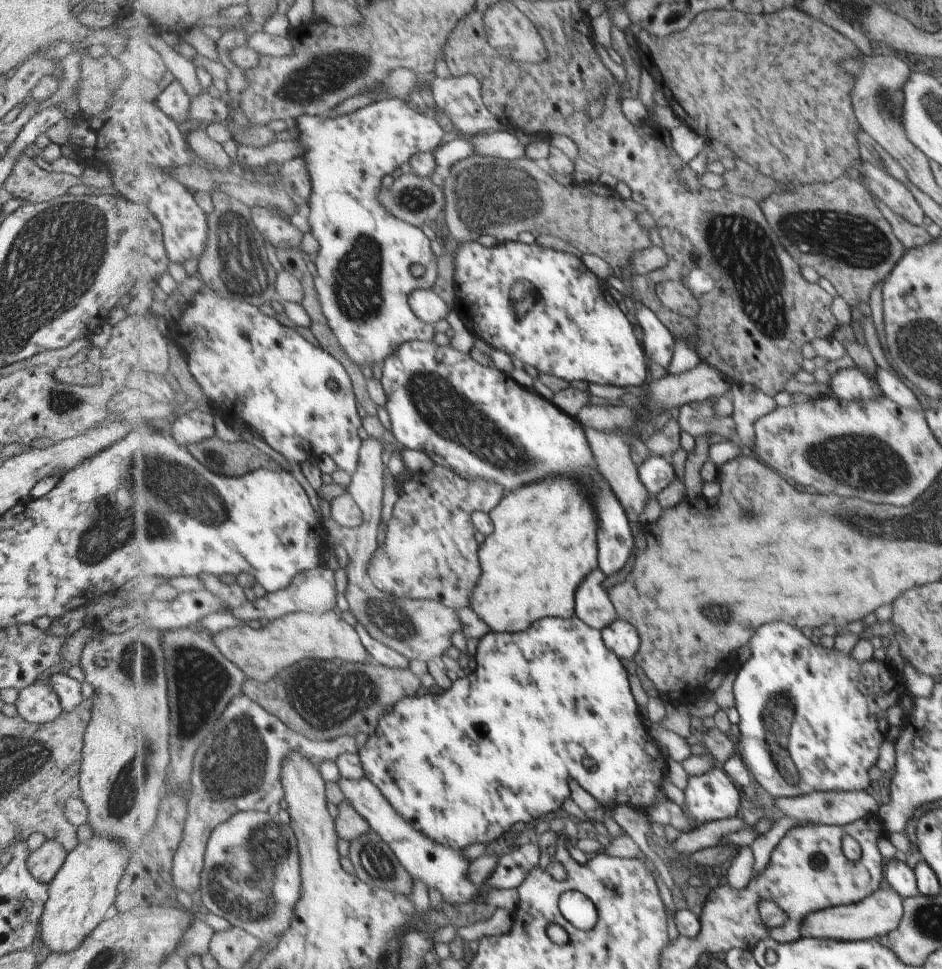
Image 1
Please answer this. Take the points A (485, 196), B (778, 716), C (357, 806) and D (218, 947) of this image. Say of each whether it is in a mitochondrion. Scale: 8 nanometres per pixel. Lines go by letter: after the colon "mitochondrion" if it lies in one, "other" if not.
A: mitochondrion
B: mitochondrion
C: other
D: other

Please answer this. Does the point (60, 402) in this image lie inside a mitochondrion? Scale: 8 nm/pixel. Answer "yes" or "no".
yes

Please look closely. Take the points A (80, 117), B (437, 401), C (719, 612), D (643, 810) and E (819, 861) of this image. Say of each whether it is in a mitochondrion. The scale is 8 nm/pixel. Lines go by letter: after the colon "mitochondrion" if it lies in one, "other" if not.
A: other
B: mitochondrion
C: mitochondrion
D: other
E: mitochondrion

